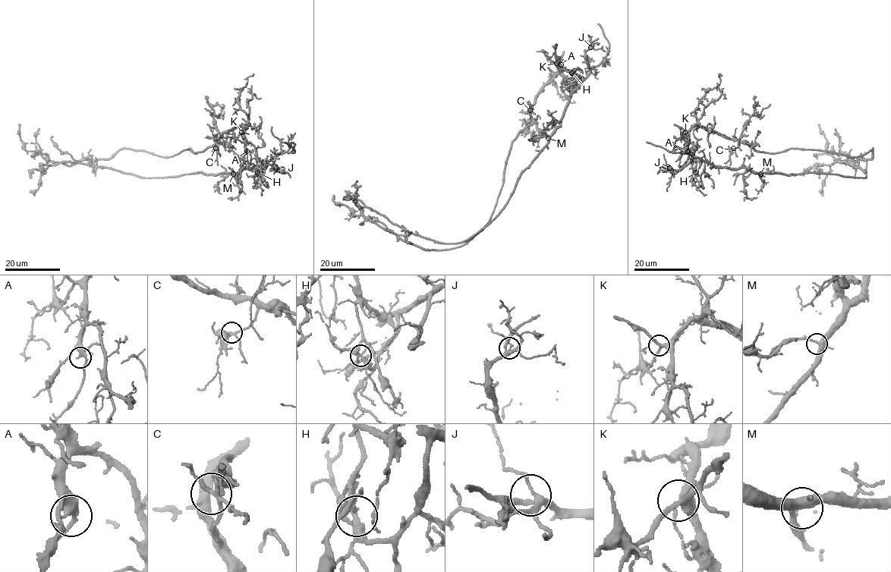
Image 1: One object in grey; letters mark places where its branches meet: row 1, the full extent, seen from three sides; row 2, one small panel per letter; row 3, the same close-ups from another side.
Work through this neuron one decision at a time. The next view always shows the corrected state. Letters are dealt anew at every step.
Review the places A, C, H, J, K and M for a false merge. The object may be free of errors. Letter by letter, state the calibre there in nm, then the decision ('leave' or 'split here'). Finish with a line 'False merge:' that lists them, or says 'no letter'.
A: 340 nm thick; leave
C: 240 nm thick; leave
H: 240 nm thick; split here
J: 280 nm thick; leave
K: 300 nm thick; leave
M: 320 nm thick; leave
False merge: H

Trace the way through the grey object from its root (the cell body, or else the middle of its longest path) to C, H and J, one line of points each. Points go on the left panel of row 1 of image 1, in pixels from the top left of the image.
C: (181, 151), (190, 148), (194, 153), (201, 152), (216, 141), (215, 148)
H: (181, 151), (190, 148), (194, 153), (203, 152), (223, 133), (243, 126), (244, 139), (254, 148), (257, 172)
J: (181, 151), (203, 152), (243, 126), (258, 173), (273, 157), (270, 170), (276, 168)

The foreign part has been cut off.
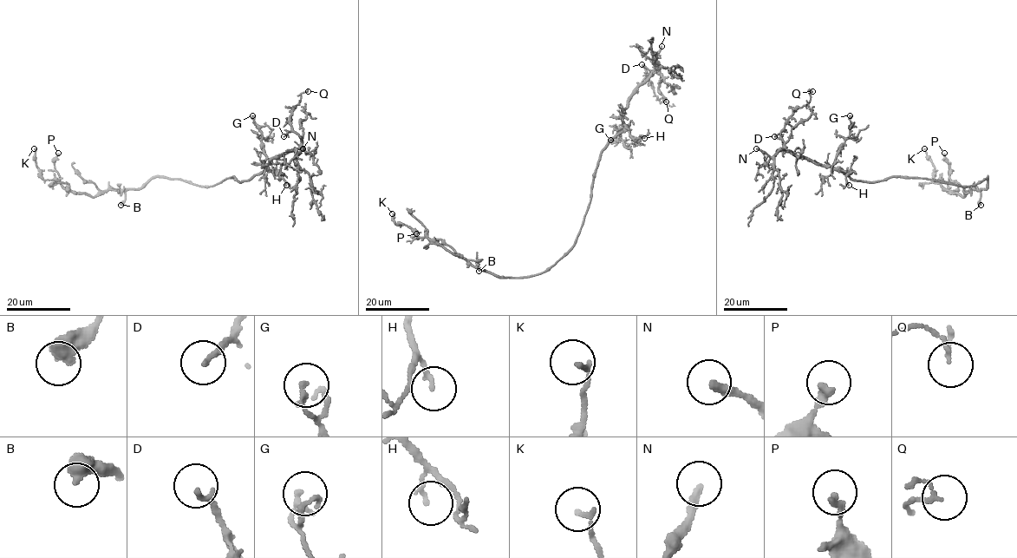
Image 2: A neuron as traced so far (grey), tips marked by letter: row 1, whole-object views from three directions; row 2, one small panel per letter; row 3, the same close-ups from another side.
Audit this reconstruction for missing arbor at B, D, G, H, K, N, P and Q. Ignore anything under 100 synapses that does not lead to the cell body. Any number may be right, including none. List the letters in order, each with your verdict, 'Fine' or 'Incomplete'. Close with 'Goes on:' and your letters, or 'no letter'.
B: Fine
D: Fine
G: Fine
H: Fine
K: Fine
N: Incomplete
P: Fine
Q: Fine
Goes on: N

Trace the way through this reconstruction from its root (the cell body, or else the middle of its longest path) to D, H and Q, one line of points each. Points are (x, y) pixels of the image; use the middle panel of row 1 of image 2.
D: (583, 220), (600, 153), (624, 128), (622, 111), (635, 90), (654, 72), (660, 73), (648, 74), (642, 64)
H: (583, 220), (590, 199), (592, 180), (601, 151), (610, 140), (628, 130), (633, 137), (642, 135), (644, 138)
Q: (583, 220), (600, 153), (623, 129), (622, 111), (630, 95), (660, 73), (653, 69), (648, 79), (666, 101)

